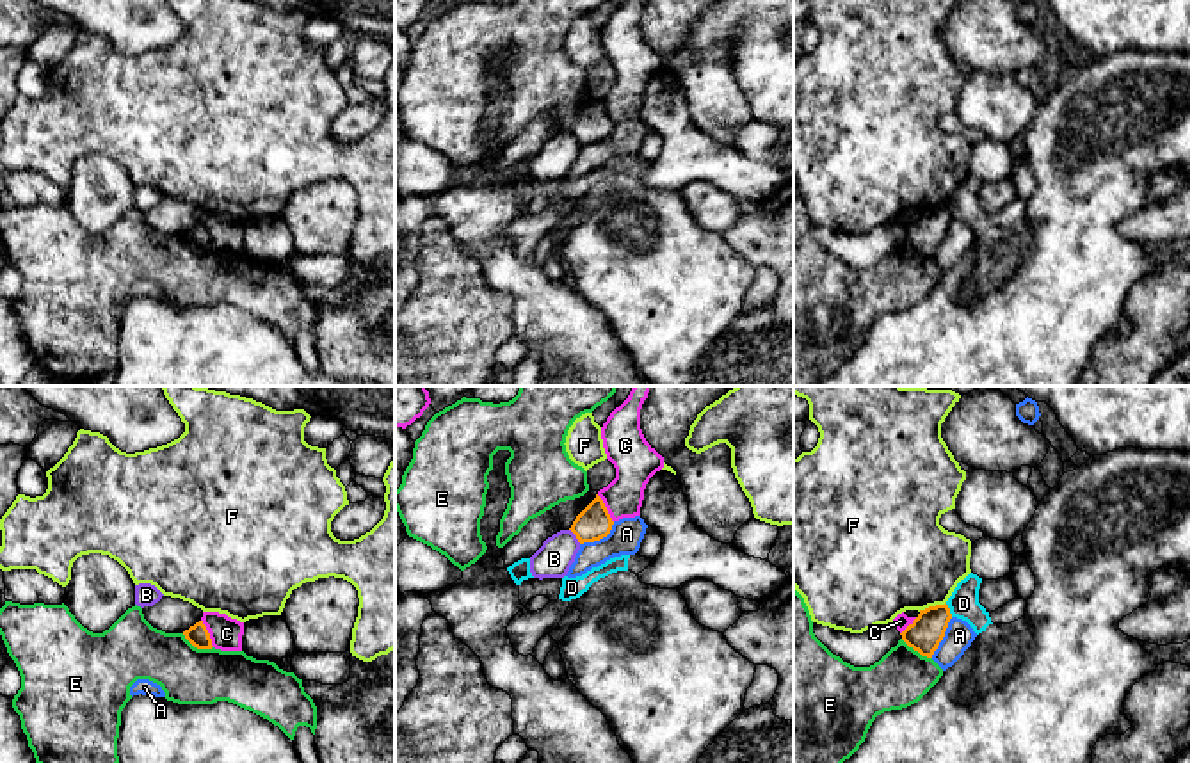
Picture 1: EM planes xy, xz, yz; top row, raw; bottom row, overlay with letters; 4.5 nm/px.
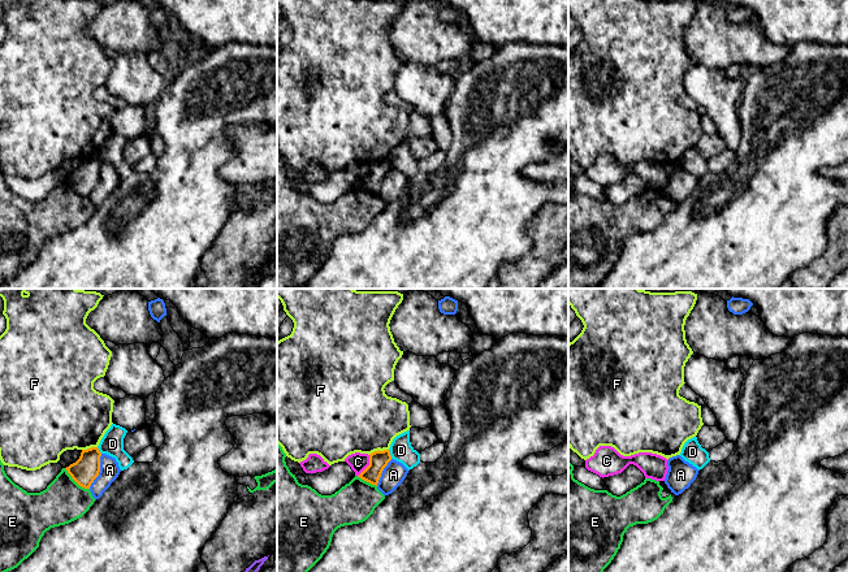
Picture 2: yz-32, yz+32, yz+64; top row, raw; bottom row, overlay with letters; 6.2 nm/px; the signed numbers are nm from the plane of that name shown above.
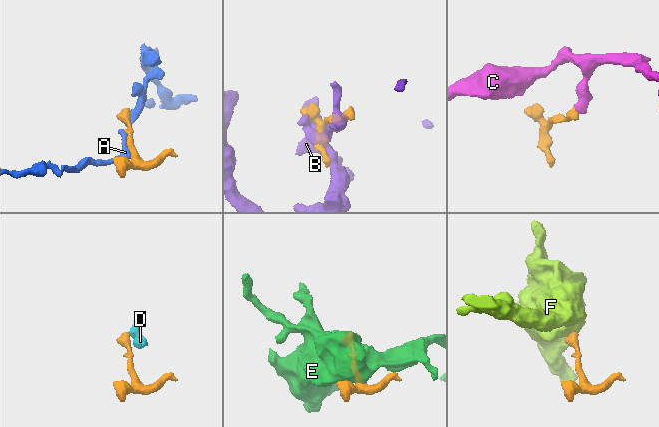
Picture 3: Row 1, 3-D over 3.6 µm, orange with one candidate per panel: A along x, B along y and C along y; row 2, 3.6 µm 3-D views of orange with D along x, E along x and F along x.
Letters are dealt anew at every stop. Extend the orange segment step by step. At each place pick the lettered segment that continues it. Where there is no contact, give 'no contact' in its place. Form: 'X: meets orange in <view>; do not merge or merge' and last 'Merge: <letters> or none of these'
A: meets orange in xz; do not merge
B: meets orange in xz; do not merge
C: meets orange in xy; do not merge
D: meets orange in yz; do not merge
E: meets orange in xy; do not merge
F: meets orange in yz; do not merge
Merge: none of these

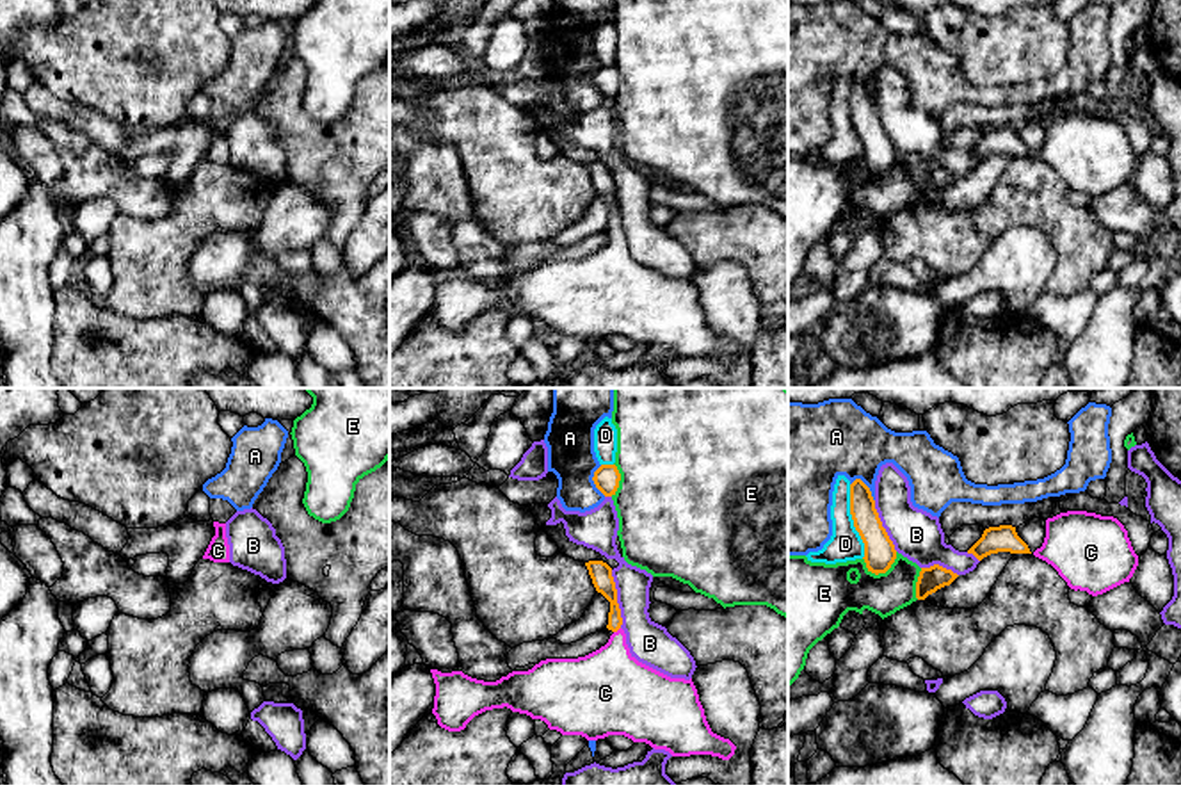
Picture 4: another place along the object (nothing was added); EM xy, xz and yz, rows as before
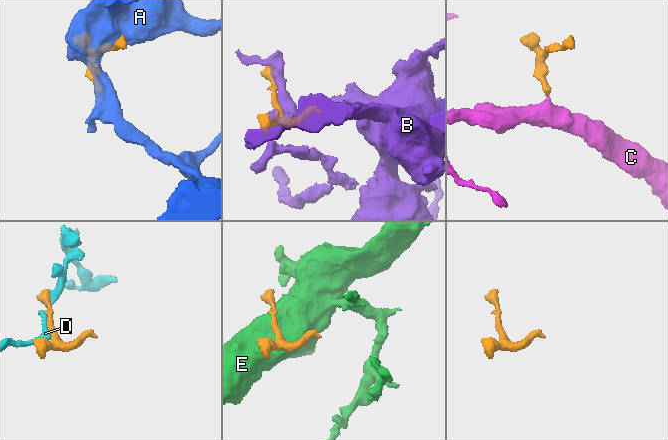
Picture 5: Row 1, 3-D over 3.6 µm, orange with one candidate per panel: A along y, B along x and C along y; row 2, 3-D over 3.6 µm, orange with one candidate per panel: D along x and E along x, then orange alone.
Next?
A: meets orange in xz; do not merge
B: meets orange in xz; do not merge
C: meets orange in xz; merge
D: meets orange in yz; do not merge
E: meets orange in yz; do not merge
Merge: C

